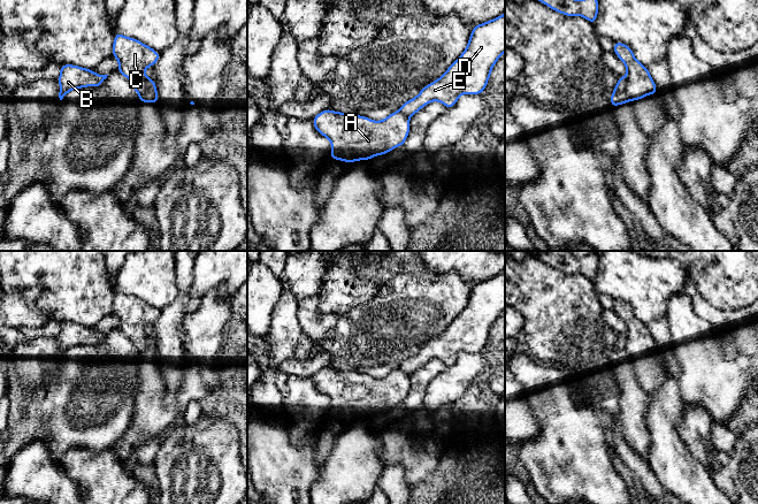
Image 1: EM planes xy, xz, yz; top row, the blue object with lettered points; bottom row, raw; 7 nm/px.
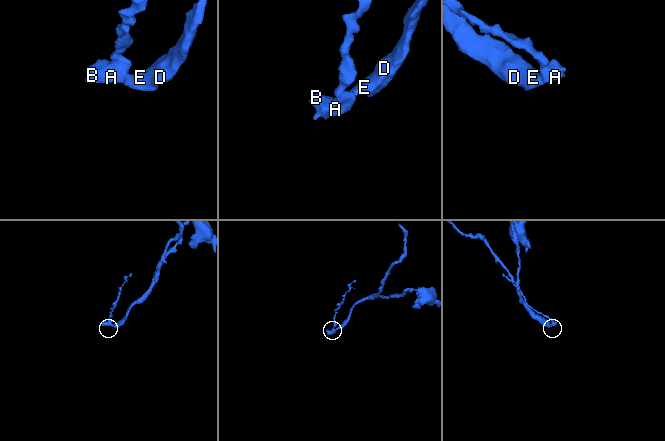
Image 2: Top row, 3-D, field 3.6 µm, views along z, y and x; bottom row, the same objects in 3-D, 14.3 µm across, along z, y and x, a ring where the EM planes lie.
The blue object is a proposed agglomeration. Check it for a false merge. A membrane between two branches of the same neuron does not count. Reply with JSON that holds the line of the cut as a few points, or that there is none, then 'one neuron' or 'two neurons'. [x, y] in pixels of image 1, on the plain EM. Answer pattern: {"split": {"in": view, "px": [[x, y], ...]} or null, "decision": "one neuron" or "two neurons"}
{"split": {"in": "yz", "px": [[623, 335], [626, 351], [630, 358]]}, "decision": "two neurons"}

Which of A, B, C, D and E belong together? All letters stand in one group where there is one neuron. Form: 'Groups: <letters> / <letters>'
Groups: A B C / D E

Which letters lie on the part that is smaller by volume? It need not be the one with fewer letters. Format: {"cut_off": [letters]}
{"cut_off": ["A", "B", "C"]}

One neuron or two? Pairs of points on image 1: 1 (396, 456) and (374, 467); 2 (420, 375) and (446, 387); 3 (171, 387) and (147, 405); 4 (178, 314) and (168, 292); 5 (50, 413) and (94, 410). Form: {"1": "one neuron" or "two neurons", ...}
{"1": "two neurons", "2": "two neurons", "3": "two neurons", "4": "two neurons", "5": "one neuron"}

